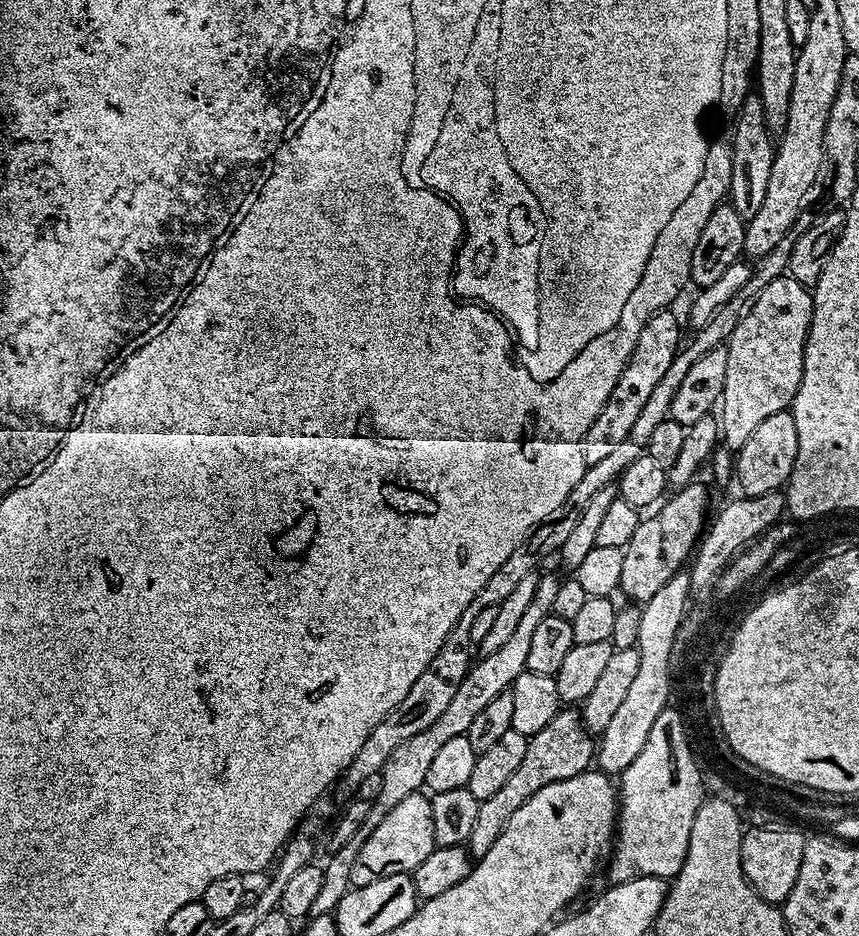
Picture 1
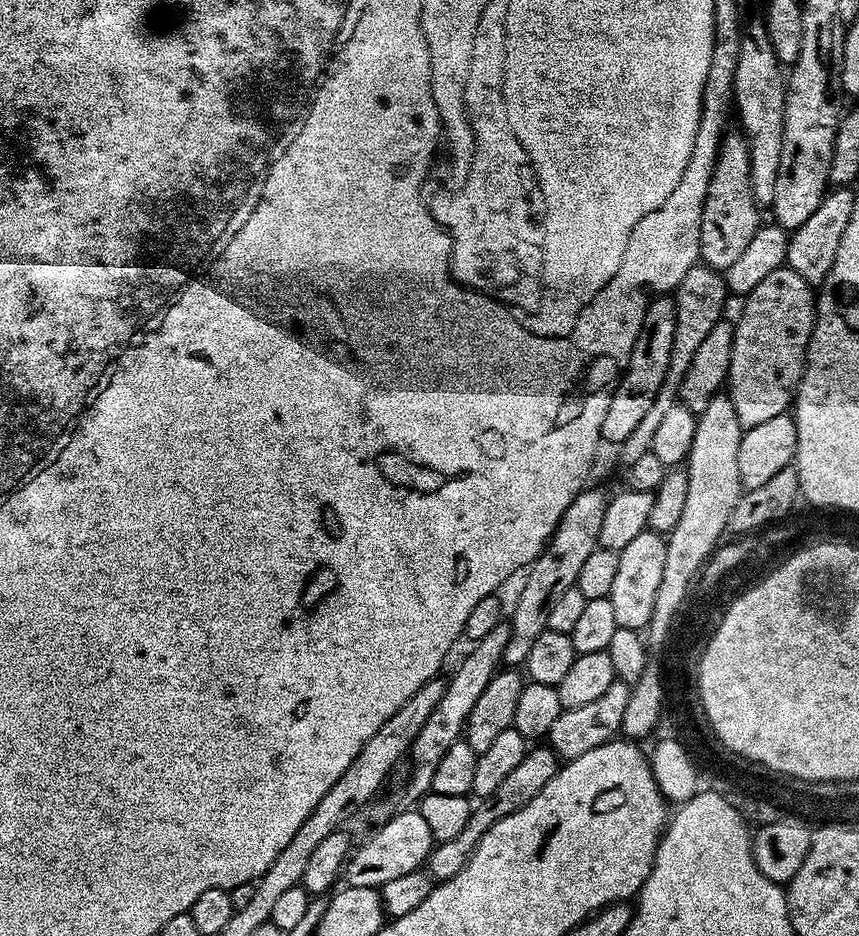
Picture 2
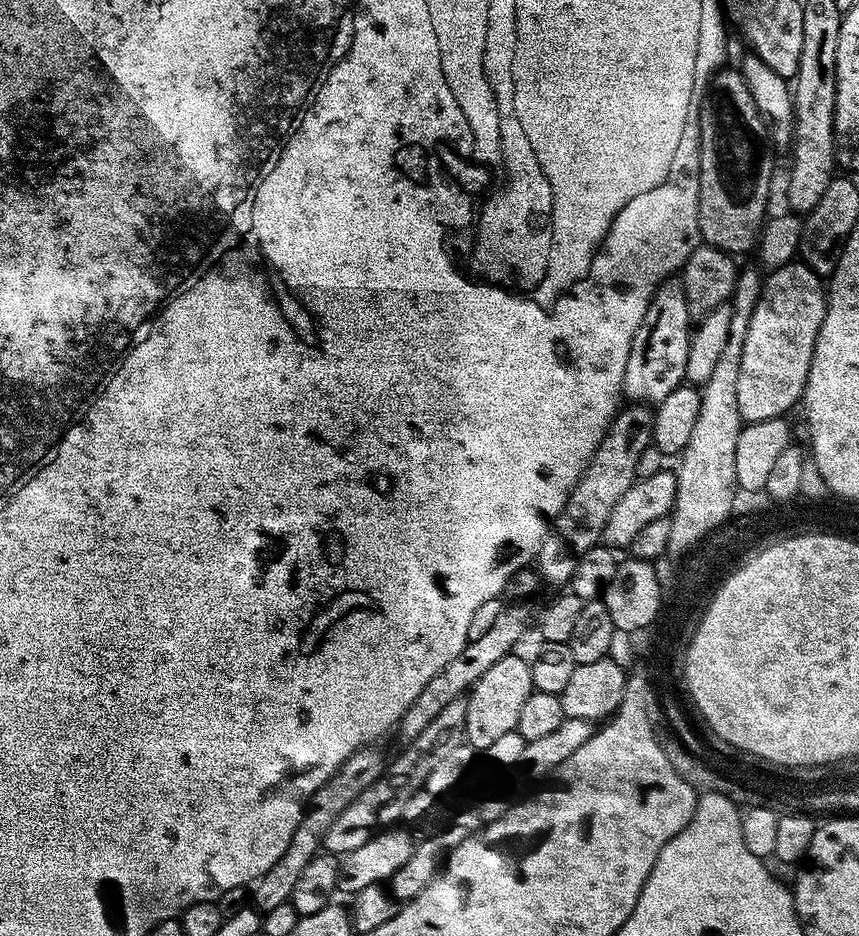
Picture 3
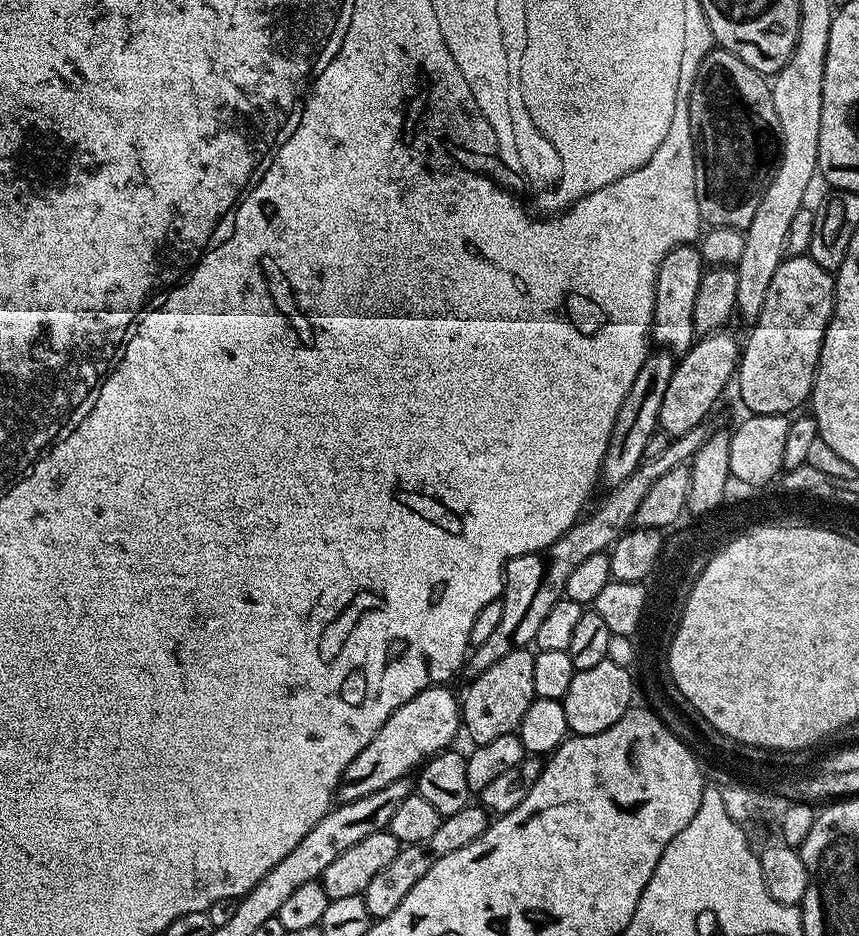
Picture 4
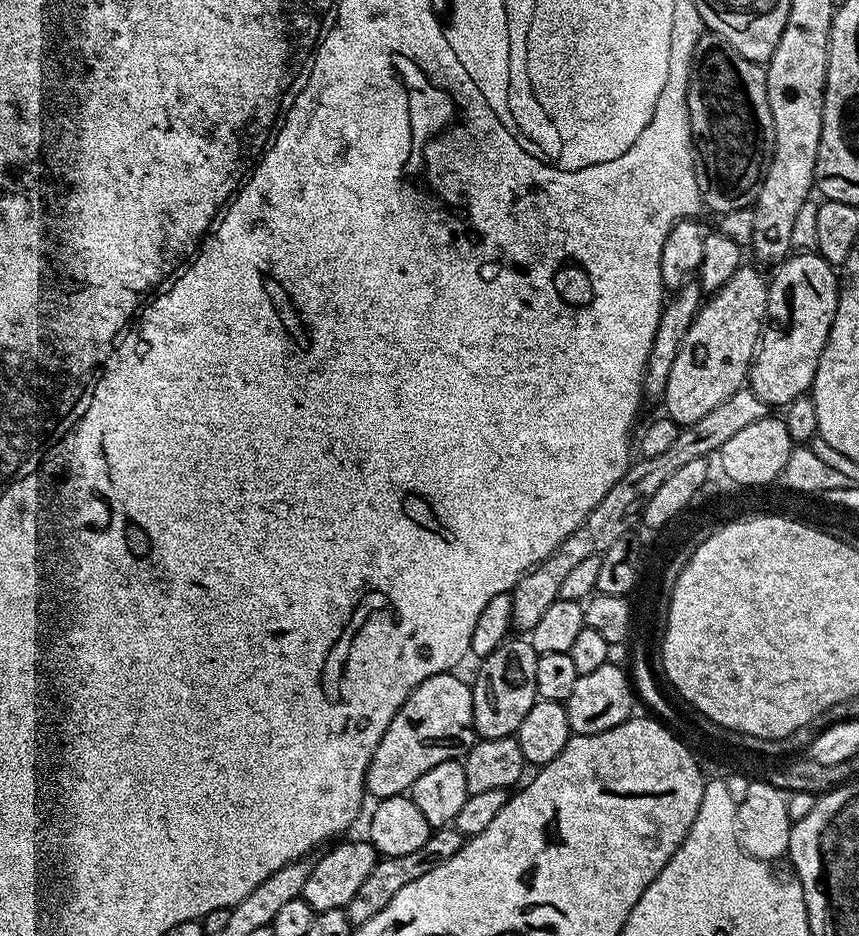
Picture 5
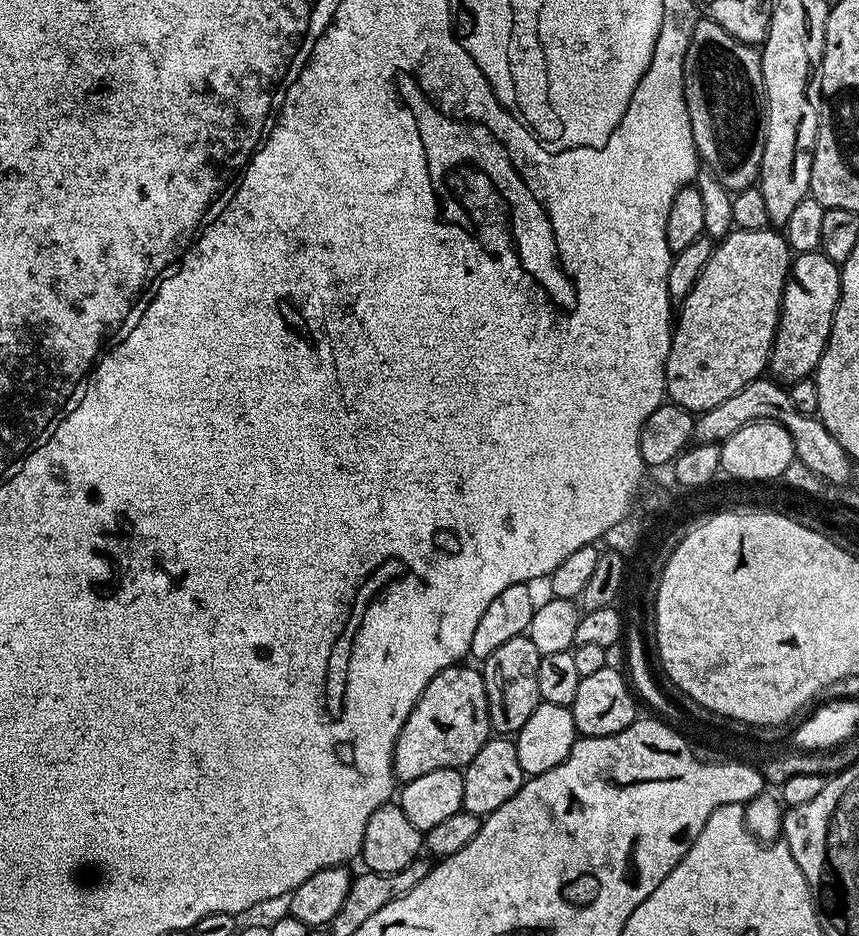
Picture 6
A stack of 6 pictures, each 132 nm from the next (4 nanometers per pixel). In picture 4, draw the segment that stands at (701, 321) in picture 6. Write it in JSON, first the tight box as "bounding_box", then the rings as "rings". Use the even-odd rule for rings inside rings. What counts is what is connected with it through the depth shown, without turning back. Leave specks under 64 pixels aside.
{"bounding_box":[659,330,742,438],"rings":[[[728,330],[712,333],[710,336],[697,339],[687,352],[683,353],[676,361],[674,374],[670,374],[670,383],[662,397],[662,410],[660,411],[659,431],[664,432],[669,438],[675,438],[694,430],[694,426],[705,423],[712,412],[712,407],[720,400],[720,395],[728,388],[728,383],[733,383],[738,372],[740,353],[742,351],[741,341],[735,340]]]}

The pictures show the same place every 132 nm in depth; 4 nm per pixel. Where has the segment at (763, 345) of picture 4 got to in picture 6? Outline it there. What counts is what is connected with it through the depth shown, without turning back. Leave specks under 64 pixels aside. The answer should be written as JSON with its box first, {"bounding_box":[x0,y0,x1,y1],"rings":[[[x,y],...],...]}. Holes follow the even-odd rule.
{"bounding_box":[770,250,841,386],"rings":[[[819,250],[801,252],[793,259],[792,268],[788,271],[788,280],[784,283],[784,297],[780,303],[780,324],[776,328],[776,341],[772,343],[770,372],[777,381],[791,386],[798,380],[809,379],[815,373],[824,353],[824,347],[828,344],[832,316],[836,312],[836,303],[840,300],[840,270],[841,265],[826,258]]]}

